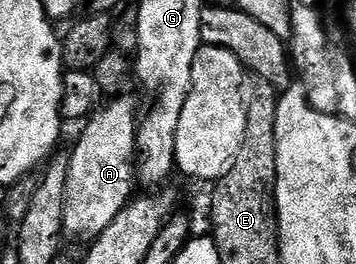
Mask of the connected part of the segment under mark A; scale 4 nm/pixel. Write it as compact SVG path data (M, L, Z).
M115 97L107 102L111 103L105 104L106 102L104 102L98 109L92 110L89 118L82 124L82 126L84 125L83 132L80 133L75 148L69 151L69 173L65 177L65 213L63 214L63 233L68 240L87 239L86 241L93 241L101 233L105 233L105 229L109 229L109 221L113 221L113 217L117 217L117 213L121 213L121 209L125 209L127 204L131 202L133 198L131 189L137 185L137 148L135 146L137 115L135 119L135 103L131 97Z

